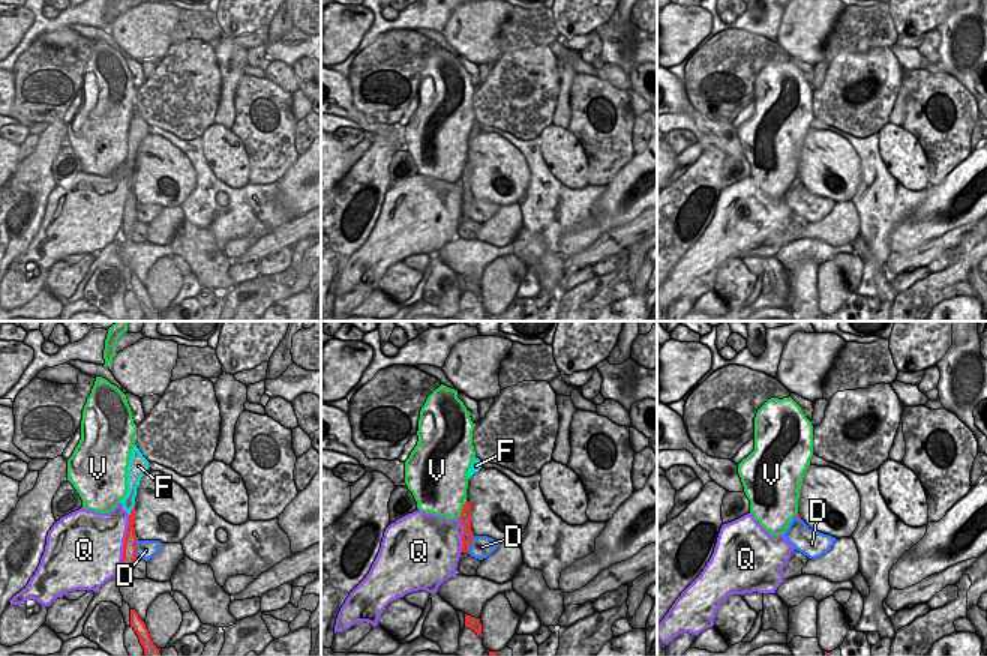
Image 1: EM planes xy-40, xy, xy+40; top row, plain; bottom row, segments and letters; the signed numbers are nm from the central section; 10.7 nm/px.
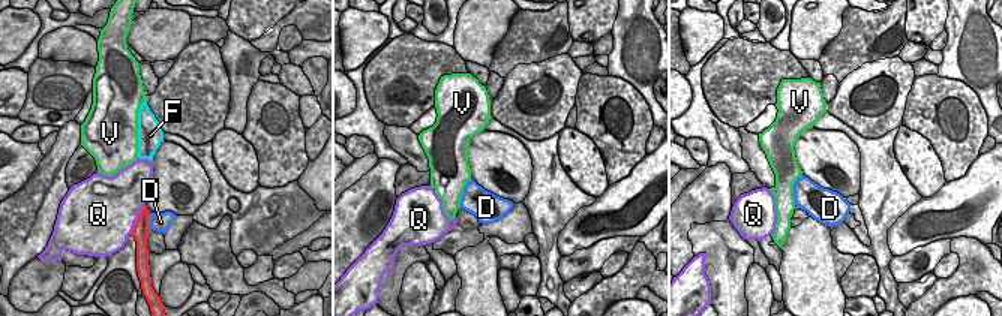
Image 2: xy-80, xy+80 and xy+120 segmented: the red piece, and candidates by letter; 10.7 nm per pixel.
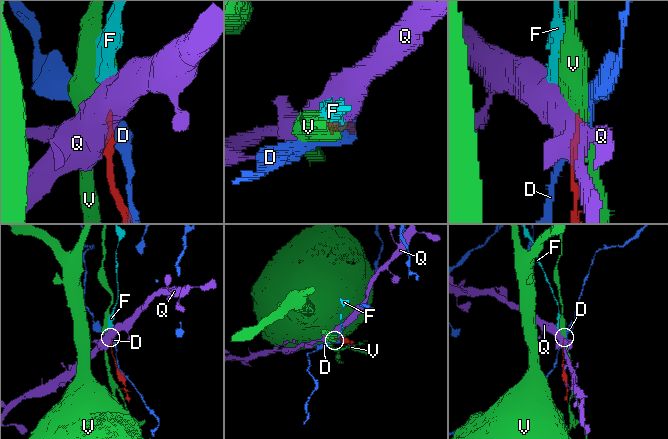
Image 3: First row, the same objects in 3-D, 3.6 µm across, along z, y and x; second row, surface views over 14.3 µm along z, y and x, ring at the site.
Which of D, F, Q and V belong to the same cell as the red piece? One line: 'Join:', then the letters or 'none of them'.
Join: F

